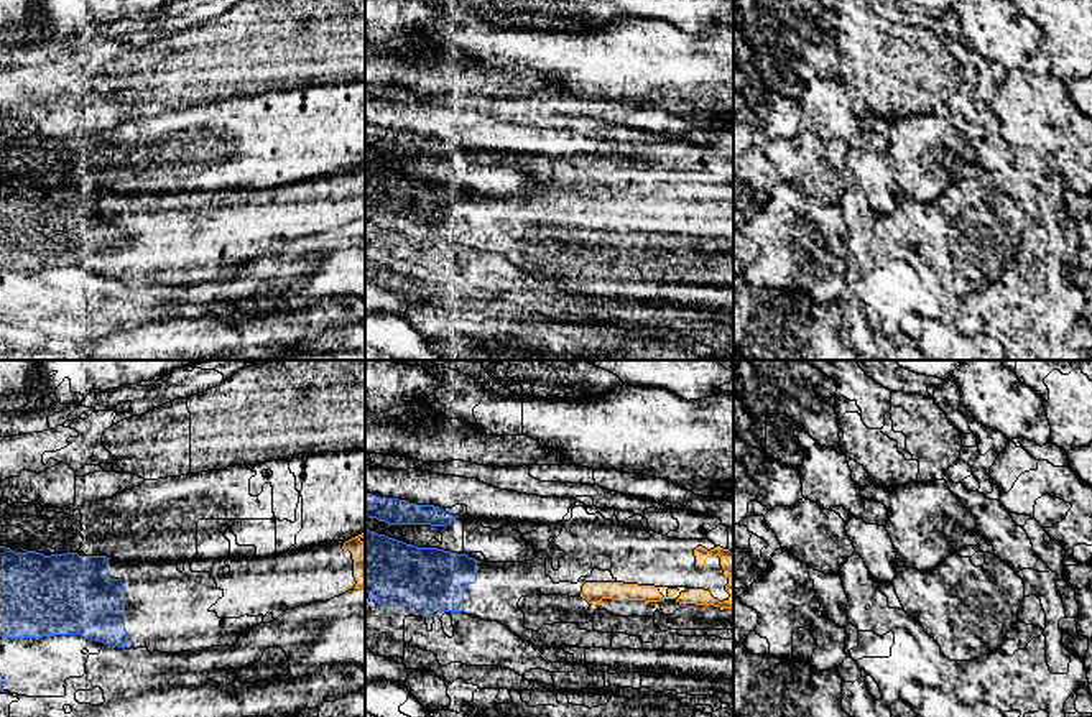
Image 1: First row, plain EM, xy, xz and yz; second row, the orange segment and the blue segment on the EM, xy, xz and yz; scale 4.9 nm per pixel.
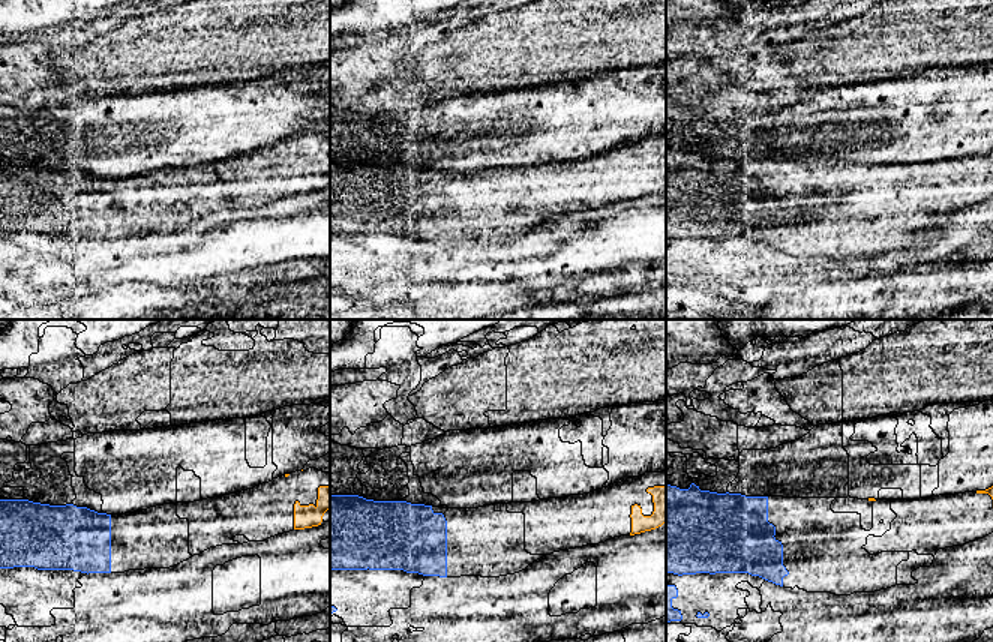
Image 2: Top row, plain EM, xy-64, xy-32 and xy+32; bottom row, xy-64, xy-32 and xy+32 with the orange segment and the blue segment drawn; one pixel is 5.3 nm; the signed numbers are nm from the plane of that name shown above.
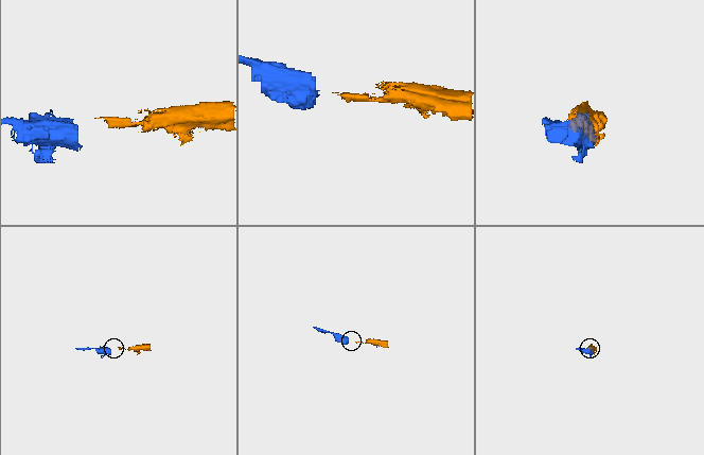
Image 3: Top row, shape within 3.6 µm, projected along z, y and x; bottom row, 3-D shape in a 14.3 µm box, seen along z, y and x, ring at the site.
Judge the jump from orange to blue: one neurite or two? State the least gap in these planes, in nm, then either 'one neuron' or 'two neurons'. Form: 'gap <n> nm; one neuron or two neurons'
gap 500 nm; one neuron

